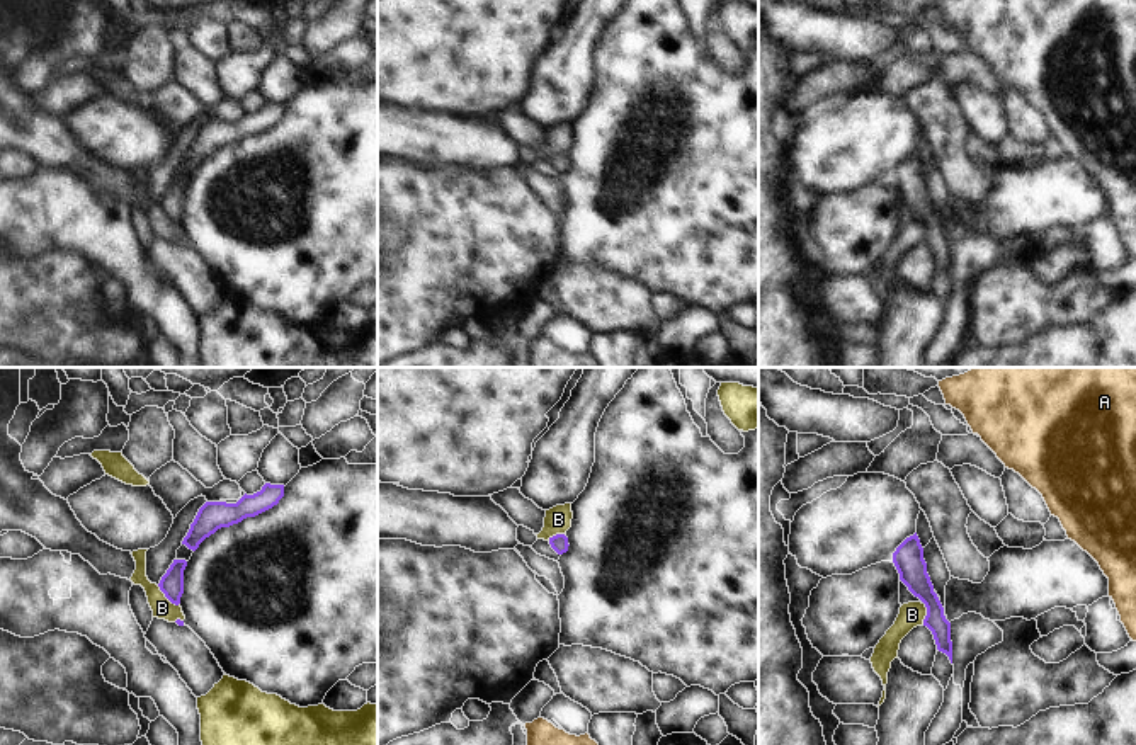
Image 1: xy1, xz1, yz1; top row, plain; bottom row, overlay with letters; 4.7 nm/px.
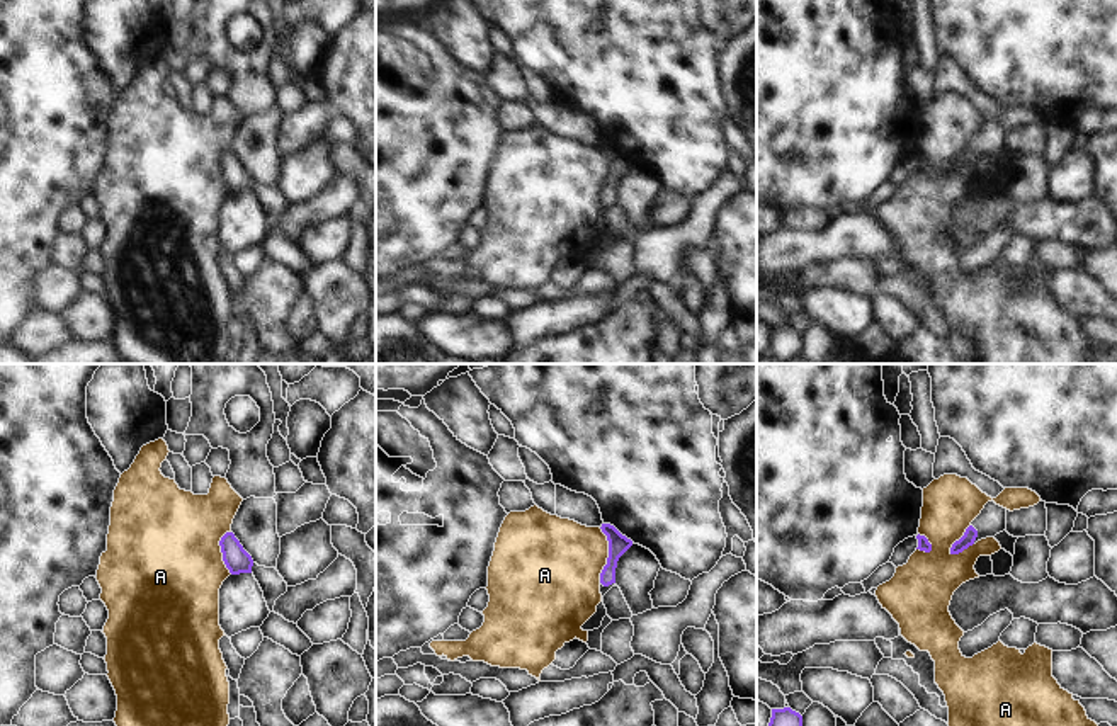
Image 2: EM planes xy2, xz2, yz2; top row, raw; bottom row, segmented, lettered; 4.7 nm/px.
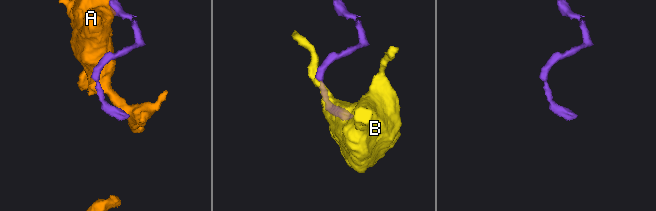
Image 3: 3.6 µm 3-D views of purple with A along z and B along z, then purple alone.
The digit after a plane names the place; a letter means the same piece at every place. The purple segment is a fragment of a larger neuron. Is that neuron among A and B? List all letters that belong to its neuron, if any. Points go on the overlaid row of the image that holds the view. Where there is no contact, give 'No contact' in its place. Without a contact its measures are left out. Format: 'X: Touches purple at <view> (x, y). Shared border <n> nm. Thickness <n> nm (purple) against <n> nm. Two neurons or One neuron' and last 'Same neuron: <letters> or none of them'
A: Touches purple at xz2 (609, 555). Shared border 260 nm. Thickness 100 nm (purple) against 420 nm. Two neurons
B: Touches purple at xy1 (167, 597). Shared border 140 nm. Thickness 110 nm (purple) against 100 nm. Two neurons
Same neuron: none of them.

